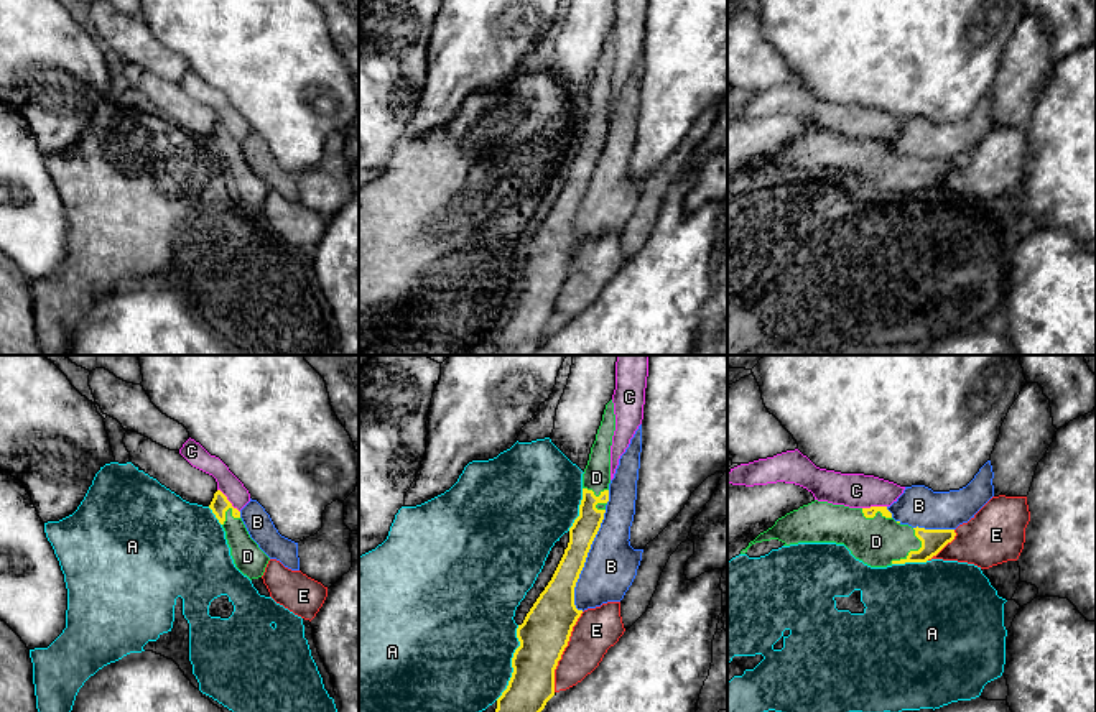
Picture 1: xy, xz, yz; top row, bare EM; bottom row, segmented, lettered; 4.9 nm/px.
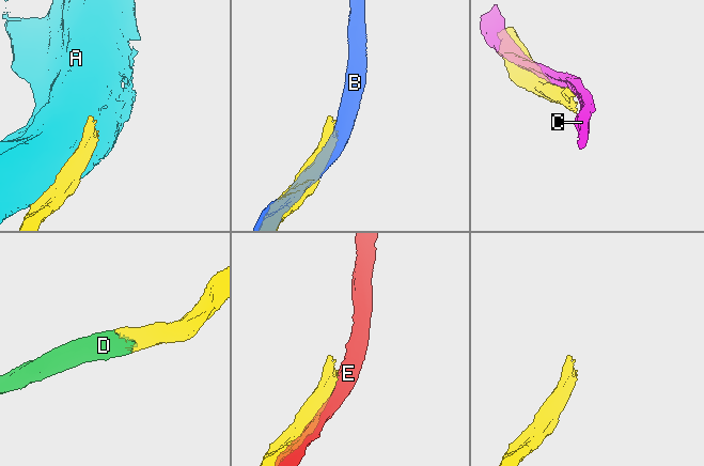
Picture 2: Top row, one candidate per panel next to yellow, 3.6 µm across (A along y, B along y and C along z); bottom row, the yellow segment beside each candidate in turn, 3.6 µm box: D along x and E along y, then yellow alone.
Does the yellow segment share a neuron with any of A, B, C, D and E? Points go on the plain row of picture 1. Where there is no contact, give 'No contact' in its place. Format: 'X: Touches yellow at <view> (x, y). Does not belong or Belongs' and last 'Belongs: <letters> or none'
A: Touches yellow at xz (512, 295). Does not belong
B: Touches yellow at xz (585, 193). Does not belong
C: Touches yellow at xy (227, 132). Does not belong
D: Touches yellow at yz (914, 183). Belongs
E: Touches yellow at xz (563, 282). Does not belong
Belongs: D

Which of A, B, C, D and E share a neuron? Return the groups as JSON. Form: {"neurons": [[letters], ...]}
{"neurons": [["A"], ["B"], ["C"], ["D"], ["E"]]}

